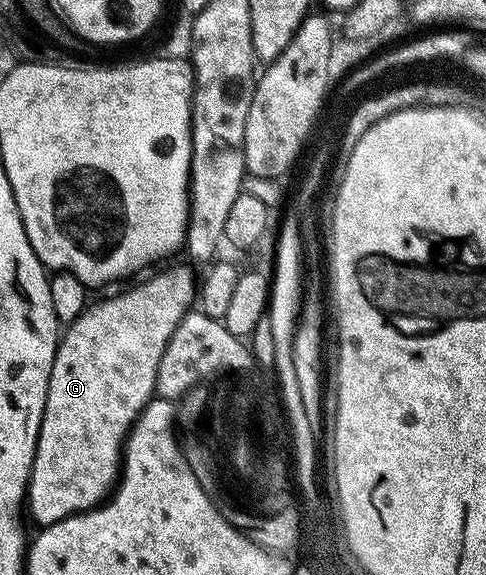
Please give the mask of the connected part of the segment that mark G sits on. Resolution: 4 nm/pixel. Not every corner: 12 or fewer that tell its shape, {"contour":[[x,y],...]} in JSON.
{"contour":[[173,266],[60,335],[27,514],[113,493],[199,282]]}

